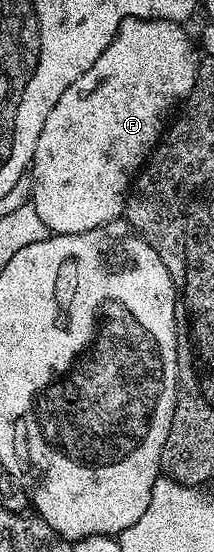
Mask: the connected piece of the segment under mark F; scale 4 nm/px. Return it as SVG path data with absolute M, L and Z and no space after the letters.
M123 20L110 46L102 52L102 58L50 110L50 118L46 118L42 134L38 134L38 146L34 146L30 165L30 203L49 233L82 234L123 217L128 193L166 131L168 111L176 103L177 107L187 100L196 84L198 55L191 38L180 28L183 27L171 20Z

